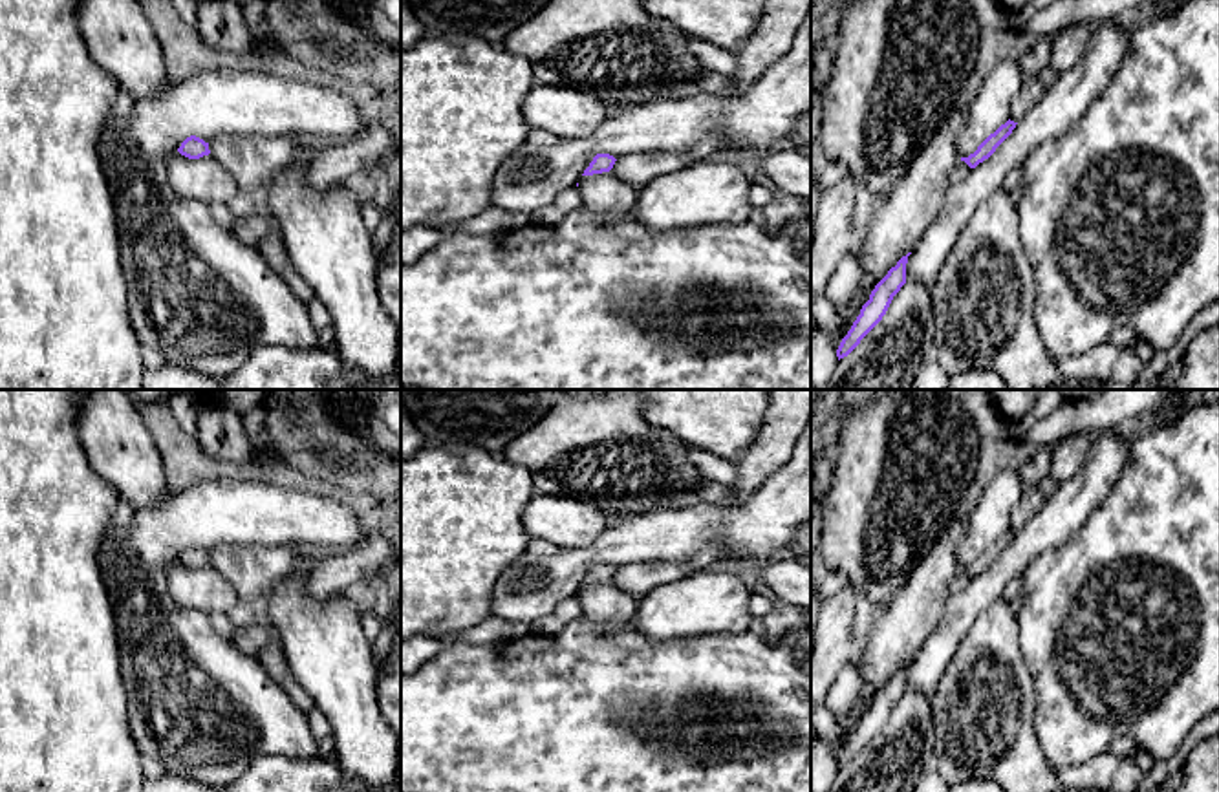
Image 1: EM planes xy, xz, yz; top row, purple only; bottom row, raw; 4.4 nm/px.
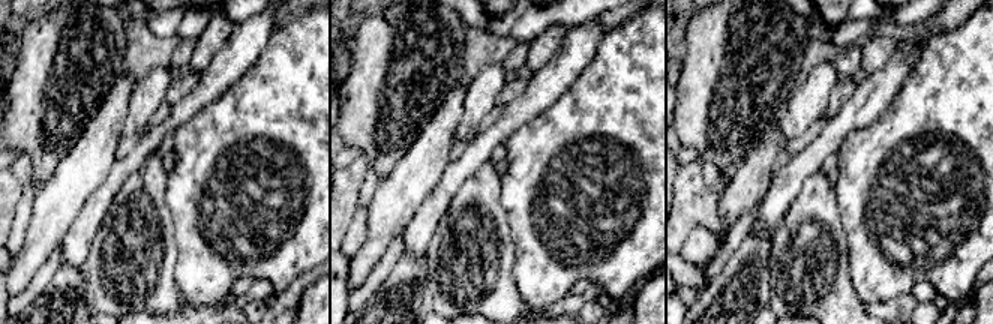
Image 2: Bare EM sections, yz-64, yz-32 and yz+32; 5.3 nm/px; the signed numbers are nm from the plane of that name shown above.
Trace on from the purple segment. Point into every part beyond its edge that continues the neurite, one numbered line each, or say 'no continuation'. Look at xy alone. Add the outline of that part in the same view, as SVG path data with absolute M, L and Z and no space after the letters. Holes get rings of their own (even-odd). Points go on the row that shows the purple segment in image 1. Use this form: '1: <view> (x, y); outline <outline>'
no continuation

